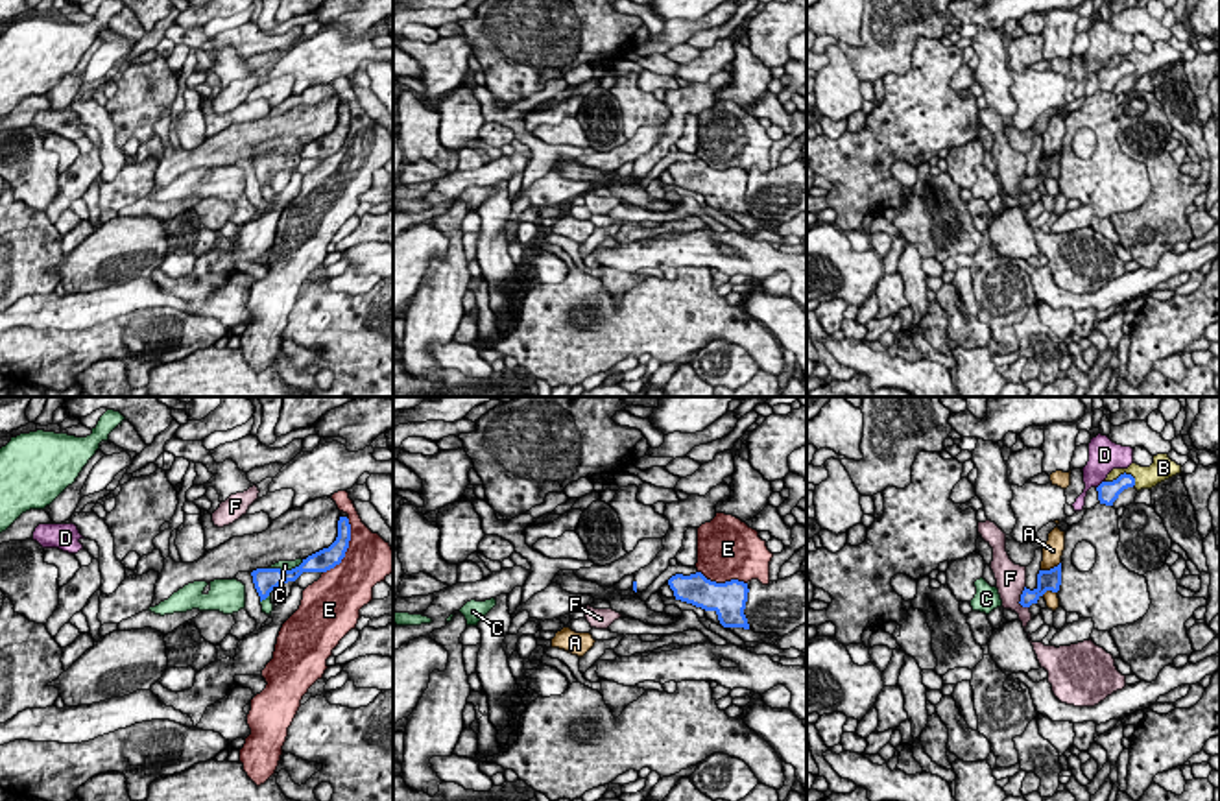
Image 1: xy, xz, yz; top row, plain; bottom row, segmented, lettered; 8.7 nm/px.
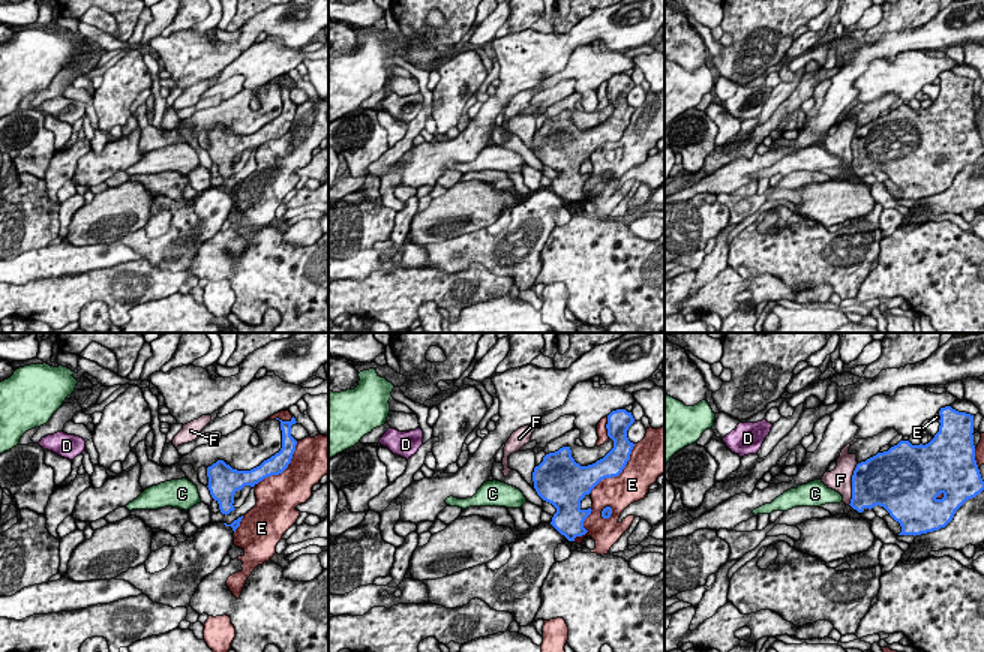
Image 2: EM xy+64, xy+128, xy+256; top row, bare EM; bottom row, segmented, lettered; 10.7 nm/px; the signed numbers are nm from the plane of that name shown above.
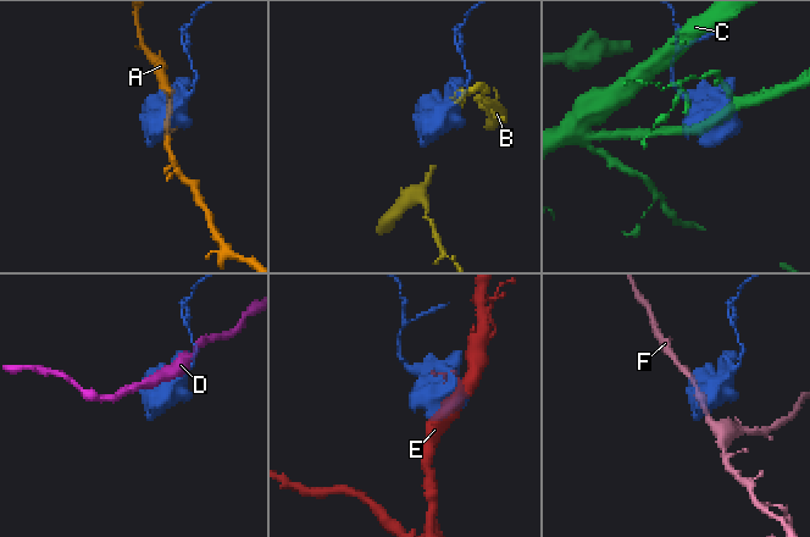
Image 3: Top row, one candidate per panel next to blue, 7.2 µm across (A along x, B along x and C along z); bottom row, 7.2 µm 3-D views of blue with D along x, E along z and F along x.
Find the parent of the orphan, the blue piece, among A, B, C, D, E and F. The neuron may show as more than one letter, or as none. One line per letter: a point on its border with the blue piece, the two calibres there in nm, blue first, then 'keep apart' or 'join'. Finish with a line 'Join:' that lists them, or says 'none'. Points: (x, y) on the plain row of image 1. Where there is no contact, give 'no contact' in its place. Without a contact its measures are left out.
A: contact yz (1051, 155); calibres 190 and 180 nm; keep apart
B: contact yz (1121, 61); calibres 190 and 190 nm; keep apart
C: contact xy (285, 157); calibres 200 and 100 nm; keep apart
D: contact yz (1100, 71); calibres 190 and 280 nm; keep apart
E: contact xy (347, 133); calibres 190 and 420 nm; keep apart
F: contact yz (1021, 185); calibres 130 and 260 nm; keep apart
Join: none

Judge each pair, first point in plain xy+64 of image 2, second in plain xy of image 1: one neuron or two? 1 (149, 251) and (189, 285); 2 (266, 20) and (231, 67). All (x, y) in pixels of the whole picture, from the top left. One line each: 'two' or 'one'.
1: one
2: one

